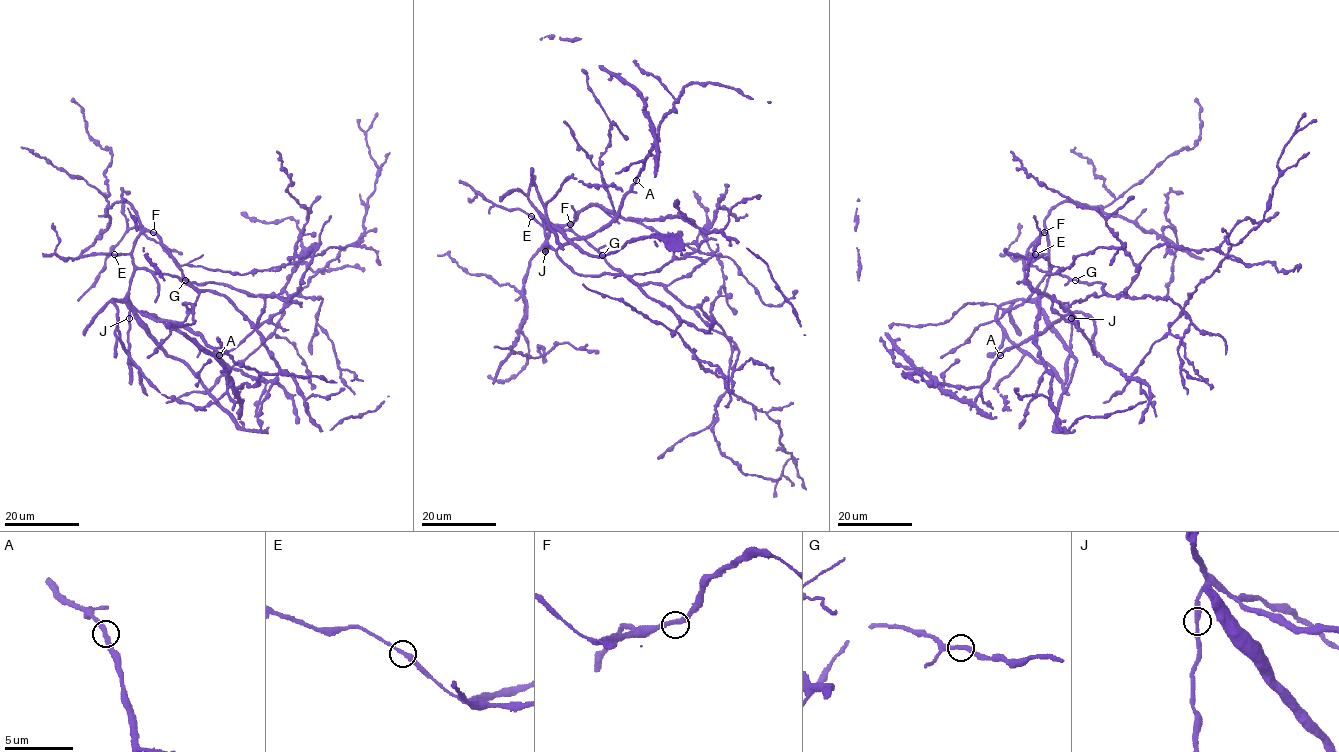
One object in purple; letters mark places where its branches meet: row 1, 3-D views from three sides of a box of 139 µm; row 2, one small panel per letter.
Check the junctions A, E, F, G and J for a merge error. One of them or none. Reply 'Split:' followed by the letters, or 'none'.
Split: none

